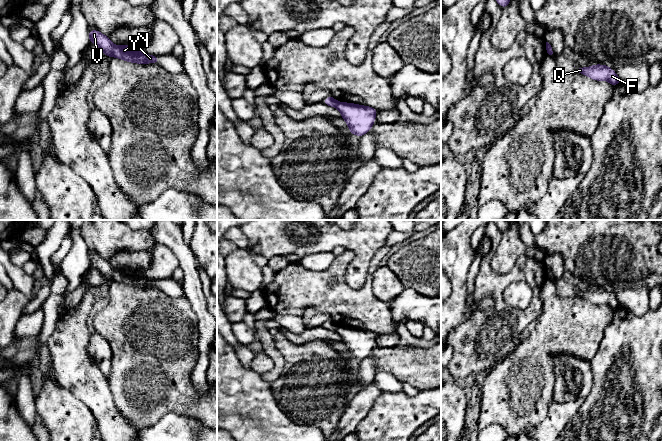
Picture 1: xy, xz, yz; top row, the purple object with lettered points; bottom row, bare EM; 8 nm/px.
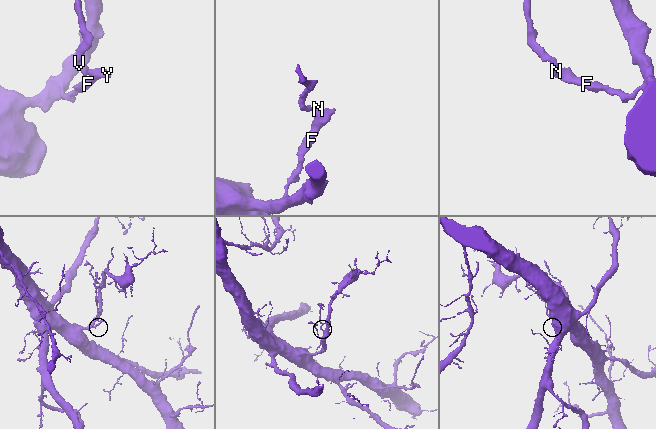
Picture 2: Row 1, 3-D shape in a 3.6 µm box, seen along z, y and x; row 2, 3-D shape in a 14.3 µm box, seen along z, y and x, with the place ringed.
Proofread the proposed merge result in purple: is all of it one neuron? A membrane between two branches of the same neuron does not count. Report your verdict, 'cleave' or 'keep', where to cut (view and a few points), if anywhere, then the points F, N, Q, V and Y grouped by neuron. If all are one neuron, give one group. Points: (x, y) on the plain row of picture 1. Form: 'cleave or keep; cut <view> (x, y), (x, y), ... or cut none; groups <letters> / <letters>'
cleave; cut xy (115, 270), (112, 279); groups F N Q Y / V

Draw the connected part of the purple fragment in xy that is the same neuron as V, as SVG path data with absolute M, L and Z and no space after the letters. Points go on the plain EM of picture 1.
M88 254L90 267L98 270L106 279L106 281L113 280L114 269L109 263L109 260L101 258L98 254Z

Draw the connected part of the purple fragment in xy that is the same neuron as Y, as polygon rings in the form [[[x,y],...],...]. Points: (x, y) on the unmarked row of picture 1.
[[[118,269],[113,273],[113,280],[132,287],[158,288],[160,280],[152,280],[139,276],[134,270],[131,269]]]

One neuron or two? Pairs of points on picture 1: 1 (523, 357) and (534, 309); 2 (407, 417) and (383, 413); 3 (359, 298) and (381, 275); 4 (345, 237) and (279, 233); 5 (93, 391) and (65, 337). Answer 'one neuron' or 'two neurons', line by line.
1: two neurons
2: one neuron
3: two neurons
4: one neuron
5: one neuron

